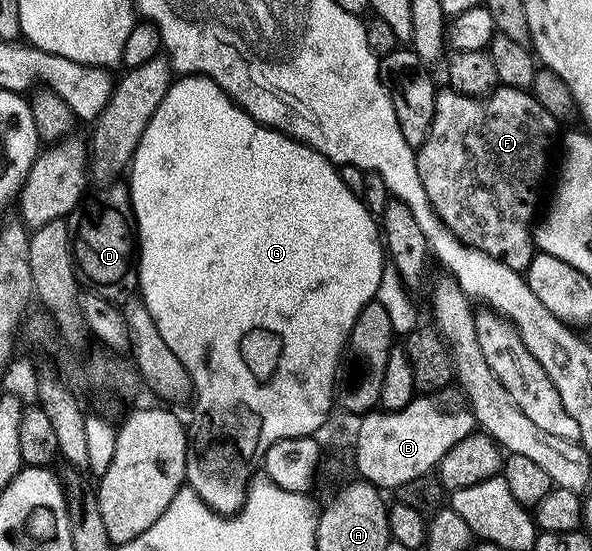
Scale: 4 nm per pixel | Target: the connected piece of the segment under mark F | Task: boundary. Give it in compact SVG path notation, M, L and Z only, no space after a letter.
M502 85L487 93L484 97L469 97L463 93L457 93L449 87L439 88L434 95L434 118L432 119L432 127L428 131L428 139L424 139L424 143L416 151L416 156L418 158L418 170L420 171L420 183L424 183L428 203L432 203L436 215L448 227L448 231L452 231L452 235L459 237L465 245L470 245L473 249L479 249L484 255L488 255L508 267L519 271L528 268L536 252L534 230L536 228L536 218L539 216L538 196L542 193L542 184L545 183L546 172L550 169L550 152L553 149L555 152L556 142L560 137L558 129L560 129L560 122L552 115L548 115L548 111L544 111L544 107L540 107L540 103L534 98L533 92Z

